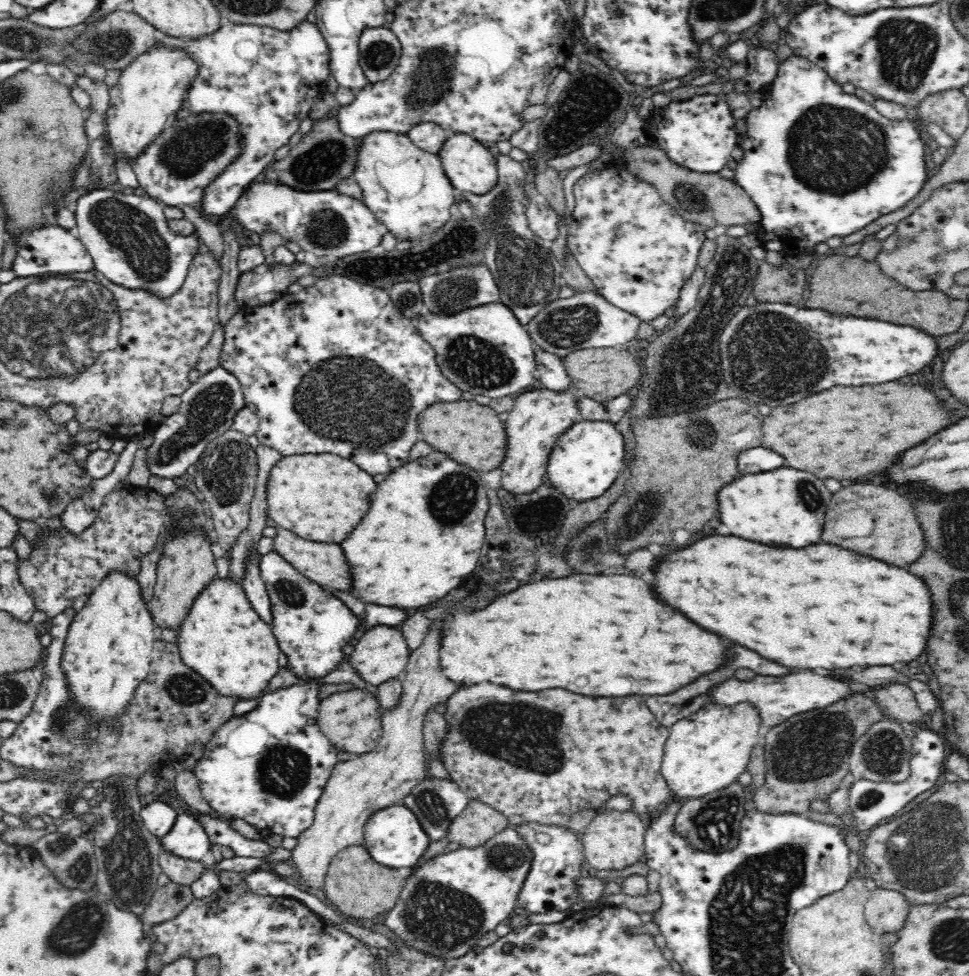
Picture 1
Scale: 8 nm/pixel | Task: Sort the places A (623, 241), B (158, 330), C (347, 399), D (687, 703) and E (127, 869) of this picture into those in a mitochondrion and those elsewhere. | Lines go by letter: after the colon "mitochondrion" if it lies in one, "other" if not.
A: other
B: other
C: mitochondrion
D: other
E: mitochondrion

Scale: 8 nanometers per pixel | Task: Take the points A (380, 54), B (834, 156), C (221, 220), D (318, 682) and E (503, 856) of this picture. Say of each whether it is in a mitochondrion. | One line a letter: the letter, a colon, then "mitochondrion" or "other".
A: mitochondrion
B: mitochondrion
C: other
D: other
E: mitochondrion

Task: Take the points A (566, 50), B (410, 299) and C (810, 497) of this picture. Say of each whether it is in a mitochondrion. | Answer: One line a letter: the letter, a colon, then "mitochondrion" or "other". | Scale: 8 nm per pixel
A: other
B: mitochondrion
C: mitochondrion

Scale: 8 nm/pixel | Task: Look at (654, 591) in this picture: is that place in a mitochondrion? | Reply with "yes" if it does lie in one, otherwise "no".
no

